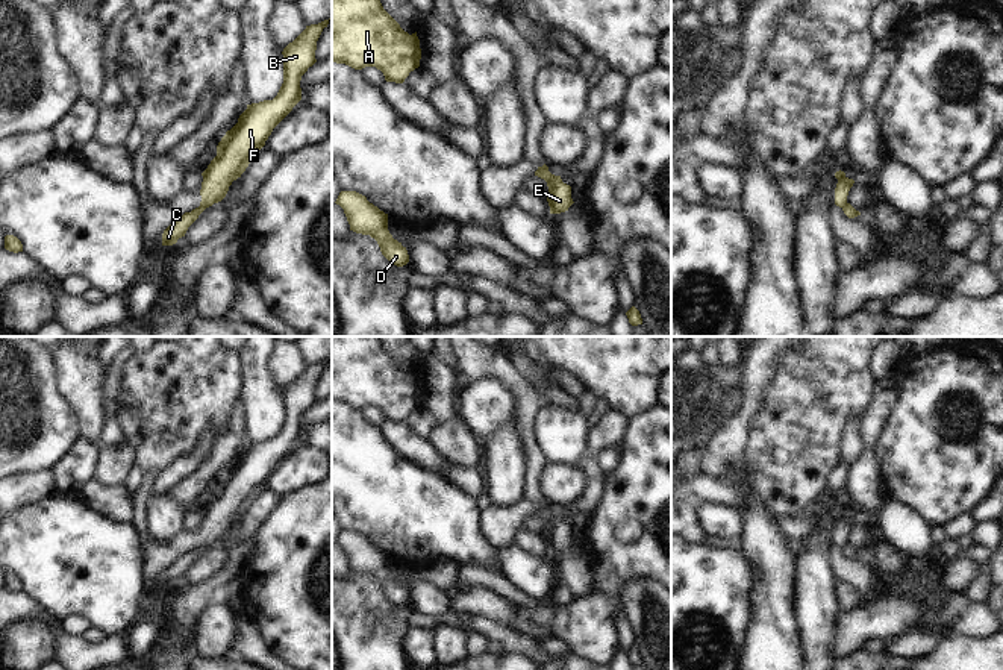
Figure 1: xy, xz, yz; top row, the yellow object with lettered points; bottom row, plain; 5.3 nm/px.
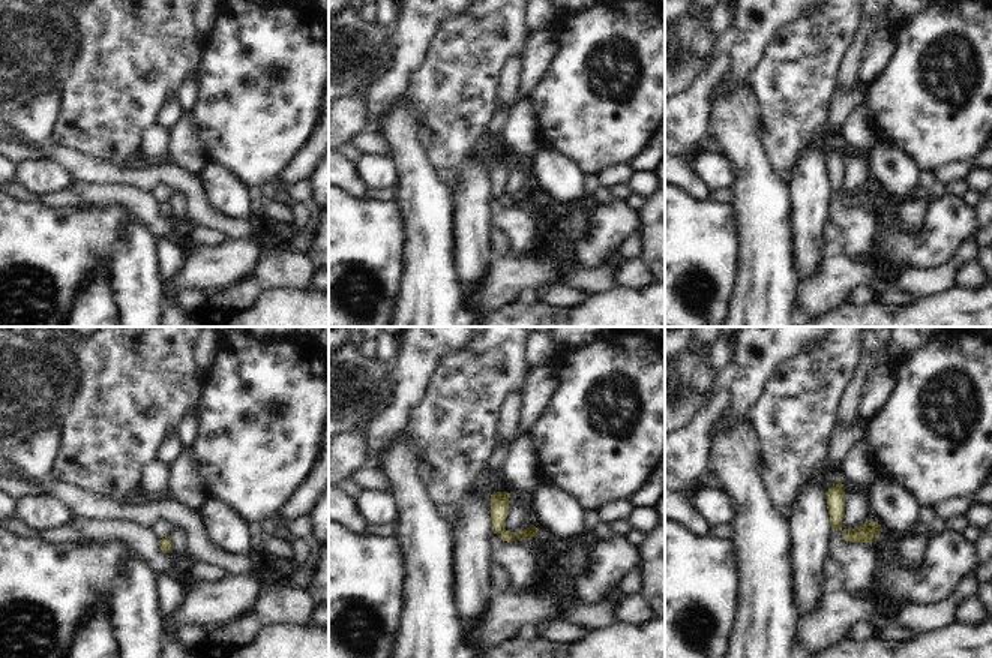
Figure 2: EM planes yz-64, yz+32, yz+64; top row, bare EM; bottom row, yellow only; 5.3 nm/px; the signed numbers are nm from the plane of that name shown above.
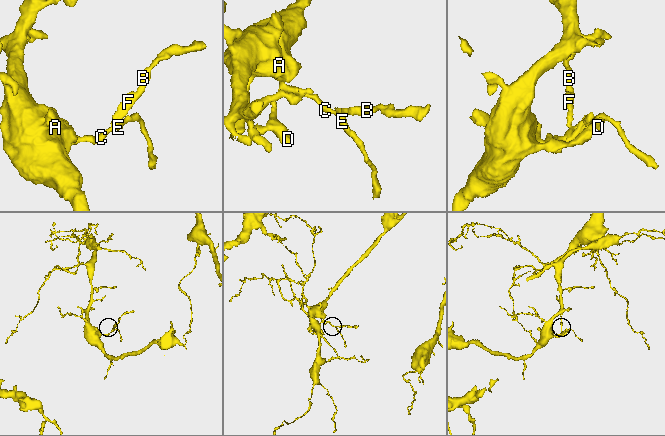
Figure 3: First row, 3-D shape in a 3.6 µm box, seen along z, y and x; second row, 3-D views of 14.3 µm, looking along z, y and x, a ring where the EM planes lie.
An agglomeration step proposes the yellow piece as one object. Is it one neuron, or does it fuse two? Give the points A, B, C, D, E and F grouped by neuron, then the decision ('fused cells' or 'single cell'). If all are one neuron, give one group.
groups A C D E / B F; fused cells

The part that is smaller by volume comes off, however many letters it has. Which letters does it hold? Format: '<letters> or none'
B, F

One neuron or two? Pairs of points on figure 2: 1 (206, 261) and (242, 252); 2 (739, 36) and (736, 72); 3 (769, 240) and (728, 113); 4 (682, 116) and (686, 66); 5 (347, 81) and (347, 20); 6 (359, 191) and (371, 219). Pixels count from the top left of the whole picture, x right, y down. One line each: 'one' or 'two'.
1: one
2: one
3: one
4: two
5: one
6: two

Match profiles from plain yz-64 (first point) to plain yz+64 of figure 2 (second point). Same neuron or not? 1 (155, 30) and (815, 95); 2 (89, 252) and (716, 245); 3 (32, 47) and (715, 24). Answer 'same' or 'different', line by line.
1: same
2: same
3: different

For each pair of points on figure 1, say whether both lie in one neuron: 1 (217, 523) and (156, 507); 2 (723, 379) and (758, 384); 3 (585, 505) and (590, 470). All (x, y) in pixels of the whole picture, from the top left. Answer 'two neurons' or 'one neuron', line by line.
1: two neurons
2: two neurons
3: one neuron

